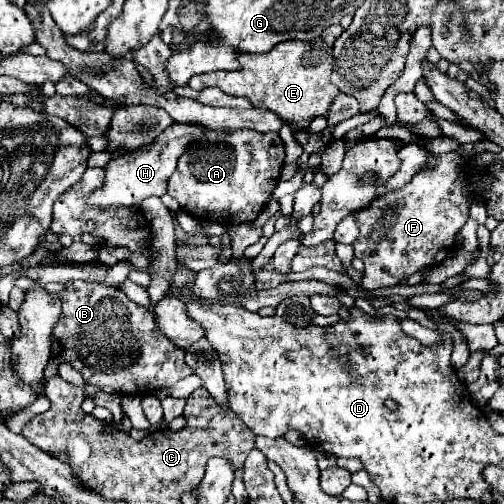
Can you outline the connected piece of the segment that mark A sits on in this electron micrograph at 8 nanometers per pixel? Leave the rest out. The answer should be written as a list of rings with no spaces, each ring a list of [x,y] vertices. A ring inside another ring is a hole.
[[[251,129],[229,133],[211,131],[201,141],[193,141],[179,157],[177,169],[169,177],[169,195],[179,201],[183,211],[207,221],[253,221],[271,197],[283,163],[285,149],[277,133],[257,133]]]

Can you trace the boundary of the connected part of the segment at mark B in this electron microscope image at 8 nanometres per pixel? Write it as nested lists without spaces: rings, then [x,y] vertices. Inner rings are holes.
[[[69,281],[67,285],[37,284],[47,289],[49,293],[57,293],[61,297],[63,311],[57,329],[53,329],[53,337],[61,345],[61,359],[73,365],[73,369],[77,369],[89,385],[99,389],[111,387],[121,395],[143,395],[147,391],[171,387],[179,379],[193,373],[193,369],[187,367],[185,363],[185,351],[173,345],[163,333],[159,333],[149,309],[143,309],[137,303],[129,301],[121,289],[99,285],[99,283],[87,283],[87,281]]]

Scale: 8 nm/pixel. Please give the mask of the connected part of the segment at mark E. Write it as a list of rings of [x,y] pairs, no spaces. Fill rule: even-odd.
[[[321,39],[283,41],[269,53],[239,53],[237,59],[241,63],[241,69],[191,77],[189,87],[201,91],[213,85],[229,95],[247,97],[253,107],[269,109],[285,123],[295,123],[301,129],[307,129],[315,117],[325,115],[329,111],[333,95],[339,91],[331,83],[331,47]]]

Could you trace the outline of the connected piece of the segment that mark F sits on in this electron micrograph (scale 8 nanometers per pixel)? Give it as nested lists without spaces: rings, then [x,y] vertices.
[[[457,153],[433,155],[427,167],[431,169],[423,169],[421,173],[417,173],[417,177],[413,177],[413,181],[405,185],[405,189],[387,193],[385,197],[371,201],[369,207],[357,213],[361,235],[353,243],[353,251],[354,256],[364,262],[364,278],[361,283],[363,289],[372,291],[397,285],[399,281],[409,279],[417,271],[439,265],[455,249],[457,233],[469,219],[471,205],[471,197],[465,195],[465,189],[459,189],[461,185],[457,185]]]

